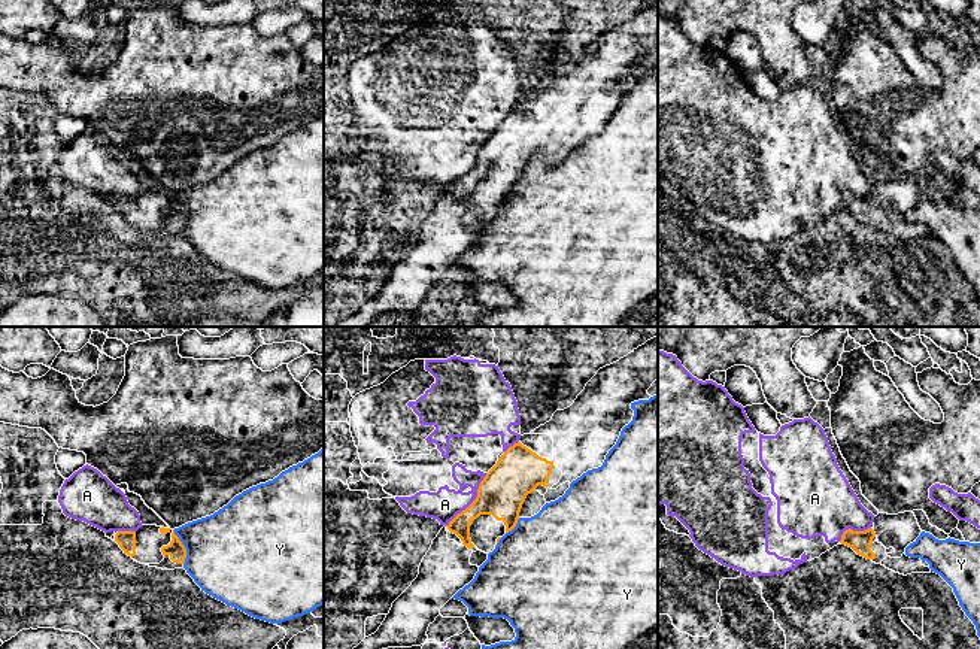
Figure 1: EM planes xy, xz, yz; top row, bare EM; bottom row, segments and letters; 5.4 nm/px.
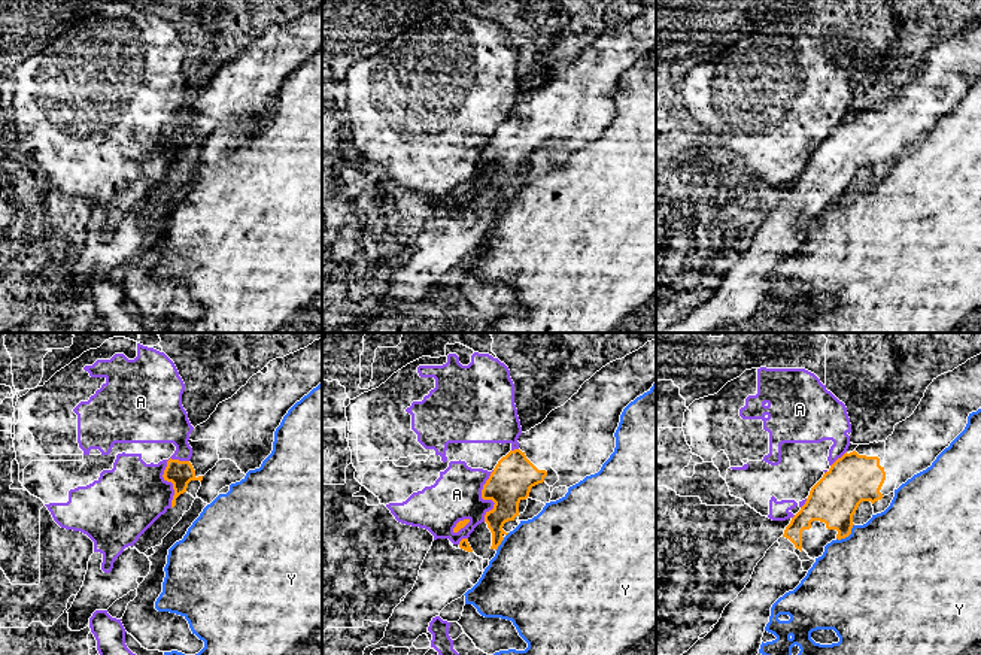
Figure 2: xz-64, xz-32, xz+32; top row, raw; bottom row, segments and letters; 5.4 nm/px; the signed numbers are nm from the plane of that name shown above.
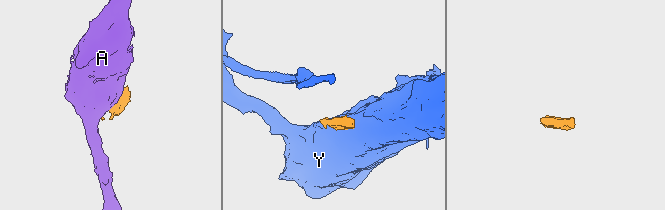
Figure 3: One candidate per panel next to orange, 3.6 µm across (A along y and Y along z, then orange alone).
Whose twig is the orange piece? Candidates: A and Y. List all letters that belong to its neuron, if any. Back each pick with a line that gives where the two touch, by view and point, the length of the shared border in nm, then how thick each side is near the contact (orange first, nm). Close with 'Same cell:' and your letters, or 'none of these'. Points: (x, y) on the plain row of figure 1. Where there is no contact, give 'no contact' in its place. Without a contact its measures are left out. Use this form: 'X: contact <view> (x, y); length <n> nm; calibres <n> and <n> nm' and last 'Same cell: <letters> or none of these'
Same cell: none of these

